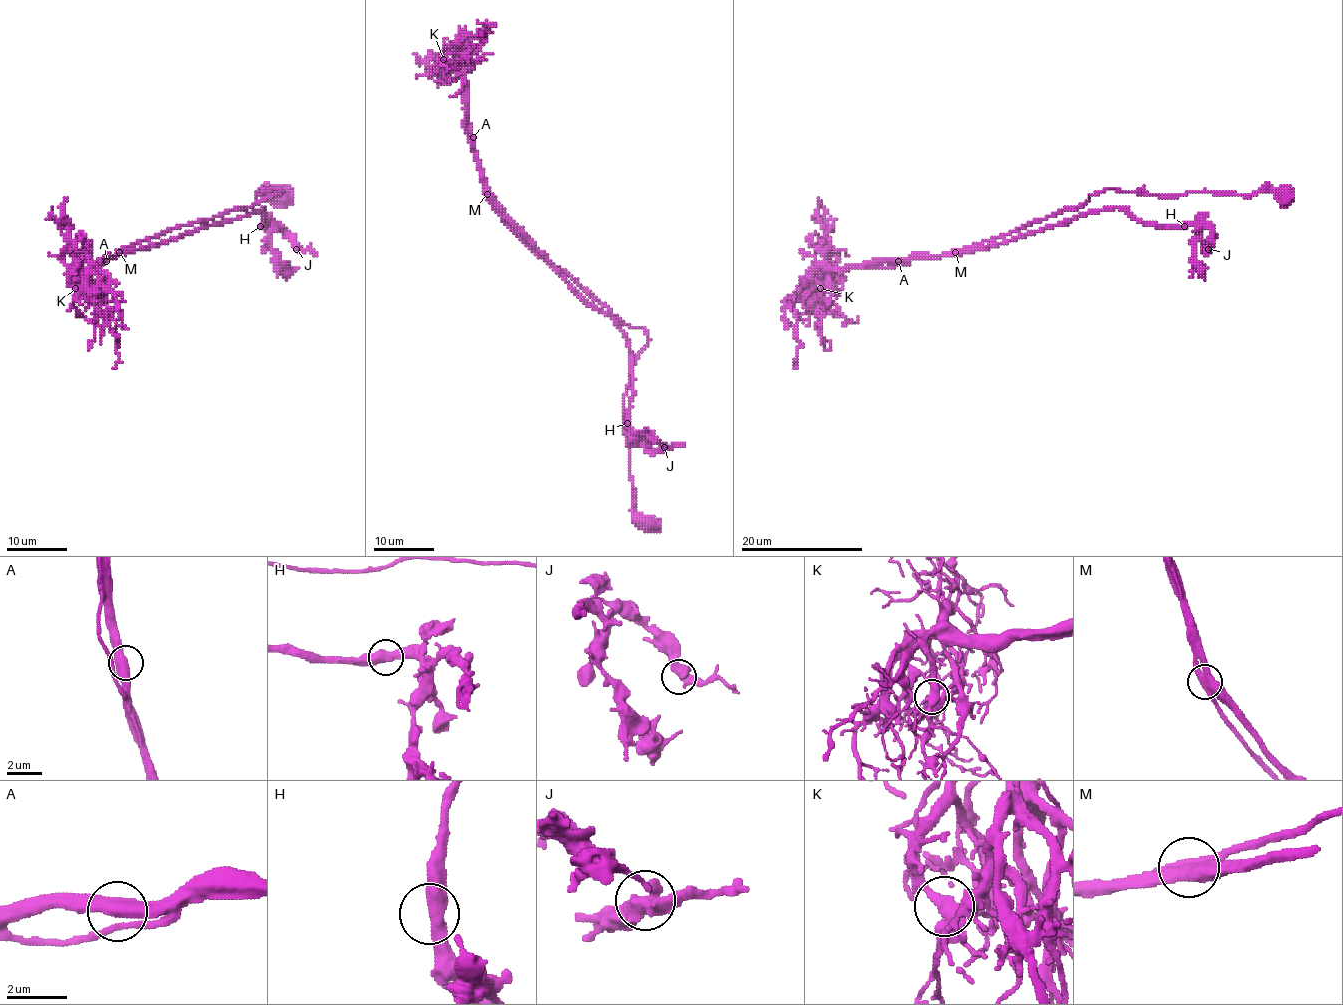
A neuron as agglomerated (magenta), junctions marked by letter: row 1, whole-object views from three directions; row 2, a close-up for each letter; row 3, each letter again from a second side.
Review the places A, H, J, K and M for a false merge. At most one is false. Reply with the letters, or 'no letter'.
no letter

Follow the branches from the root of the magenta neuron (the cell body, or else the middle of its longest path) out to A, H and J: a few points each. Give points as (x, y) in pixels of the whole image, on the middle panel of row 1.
A: (648, 526), (633, 511), (624, 427), (624, 394), (647, 333), (619, 321), (540, 258), (501, 216), (473, 137)
H: (648, 526), (633, 511), (624, 427), (647, 333), (540, 258), (496, 205), (623, 331), (627, 423)
J: (648, 526), (633, 511), (624, 427), (647, 333), (540, 258), (496, 205), (623, 331), (630, 429), (664, 447)

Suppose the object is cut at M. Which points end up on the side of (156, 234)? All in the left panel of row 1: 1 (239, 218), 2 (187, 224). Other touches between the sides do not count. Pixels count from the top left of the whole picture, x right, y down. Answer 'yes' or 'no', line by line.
1: no
2: yes

